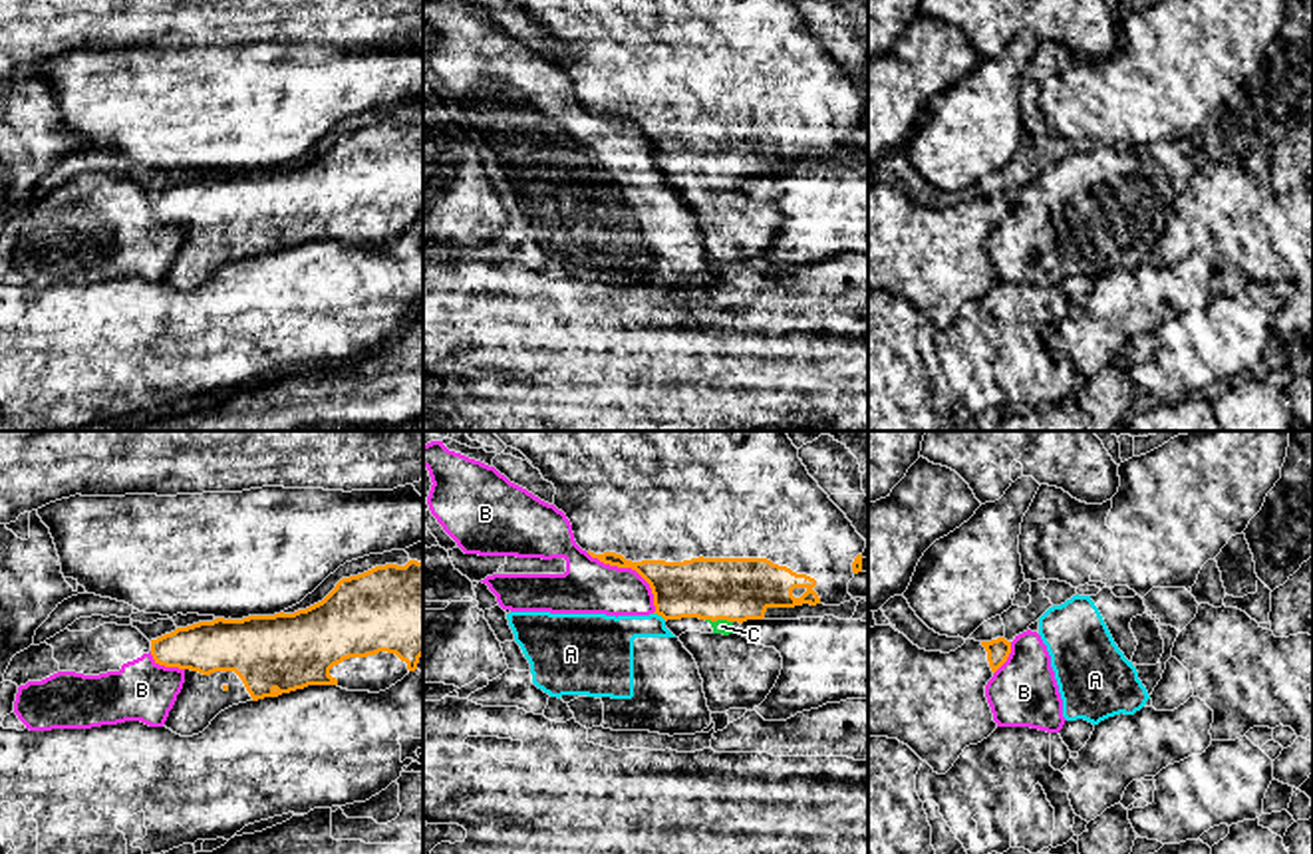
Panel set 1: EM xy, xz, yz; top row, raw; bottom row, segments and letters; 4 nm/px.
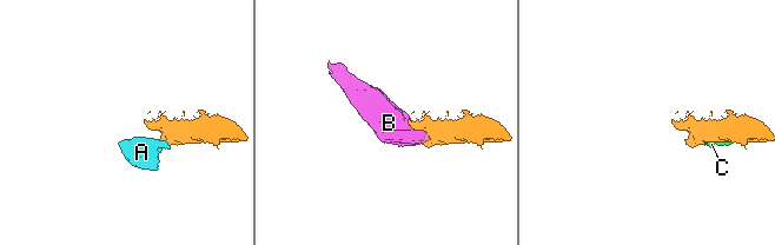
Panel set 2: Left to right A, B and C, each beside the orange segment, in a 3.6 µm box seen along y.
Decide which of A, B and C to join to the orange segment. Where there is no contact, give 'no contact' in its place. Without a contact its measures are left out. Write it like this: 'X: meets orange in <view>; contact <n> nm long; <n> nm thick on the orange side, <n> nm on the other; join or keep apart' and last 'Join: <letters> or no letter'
A: meets orange in xz; contact 70 nm long; 260 nm thick on the orange side, 220 nm on the other; keep apart
B: meets orange in xz; contact 380 nm long; 220 nm thick on the orange side, 220 nm on the other; keep apart
C: meets orange in xz; contact 110 nm long; 260 nm thick on the orange side, 60 nm on the other; join
Join: C

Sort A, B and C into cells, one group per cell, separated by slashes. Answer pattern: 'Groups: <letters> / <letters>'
Groups: A B / C

